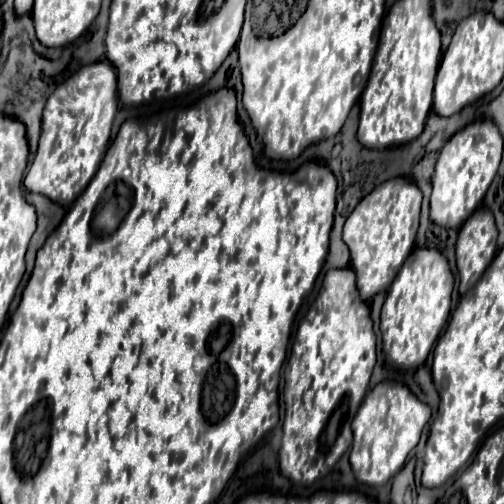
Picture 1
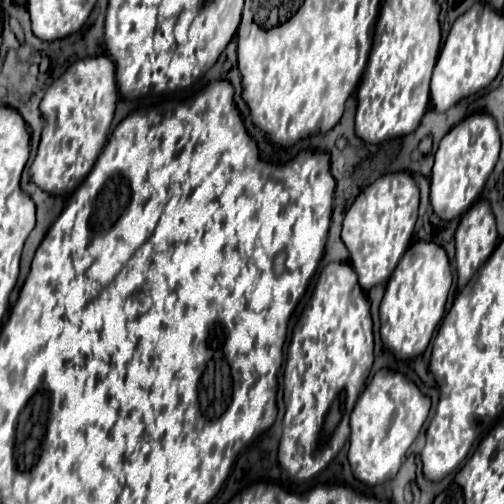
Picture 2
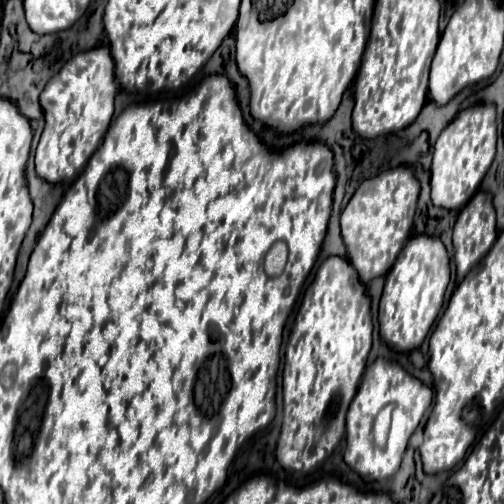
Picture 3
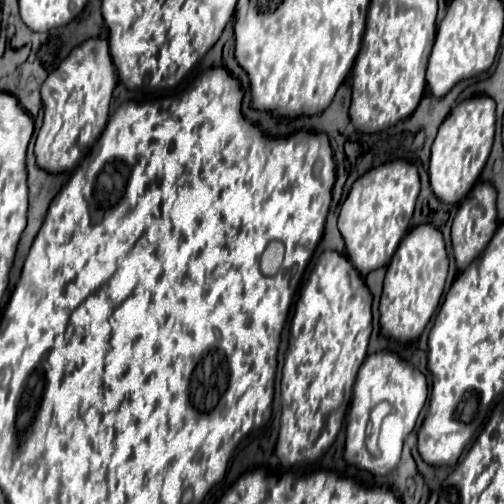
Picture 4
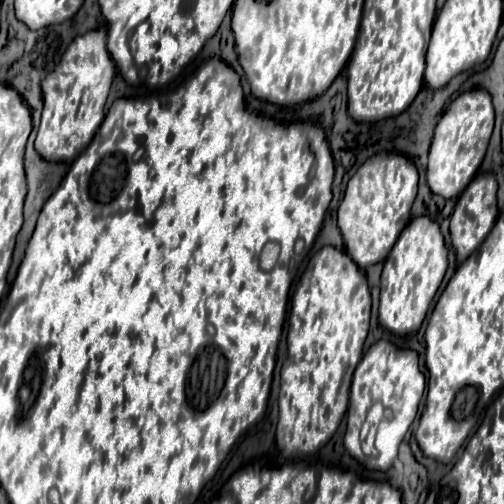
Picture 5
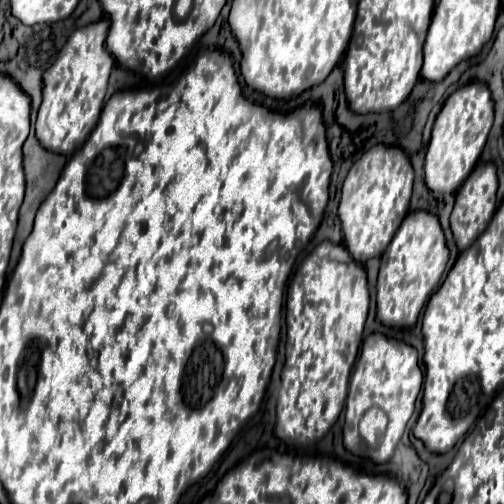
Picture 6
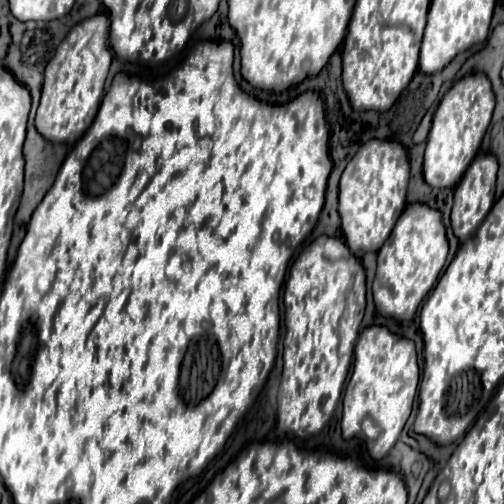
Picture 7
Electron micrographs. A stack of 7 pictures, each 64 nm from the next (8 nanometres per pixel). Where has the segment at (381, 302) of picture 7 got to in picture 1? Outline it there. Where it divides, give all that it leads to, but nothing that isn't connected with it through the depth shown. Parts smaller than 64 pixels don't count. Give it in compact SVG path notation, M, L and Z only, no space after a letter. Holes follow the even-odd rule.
M416 248L402 264L382 306L382 342L386 358L396 368L418 368L428 358L436 338L444 330L450 316L450 296L454 276L446 256L432 248Z

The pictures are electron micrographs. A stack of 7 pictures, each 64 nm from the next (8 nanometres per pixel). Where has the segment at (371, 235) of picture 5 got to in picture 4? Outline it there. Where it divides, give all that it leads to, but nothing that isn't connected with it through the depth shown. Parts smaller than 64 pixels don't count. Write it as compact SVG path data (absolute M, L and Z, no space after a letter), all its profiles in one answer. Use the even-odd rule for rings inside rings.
M392 160L370 168L352 184L350 194L340 208L338 230L346 242L346 256L362 276L390 262L394 250L410 228L418 192L418 170L406 160Z

